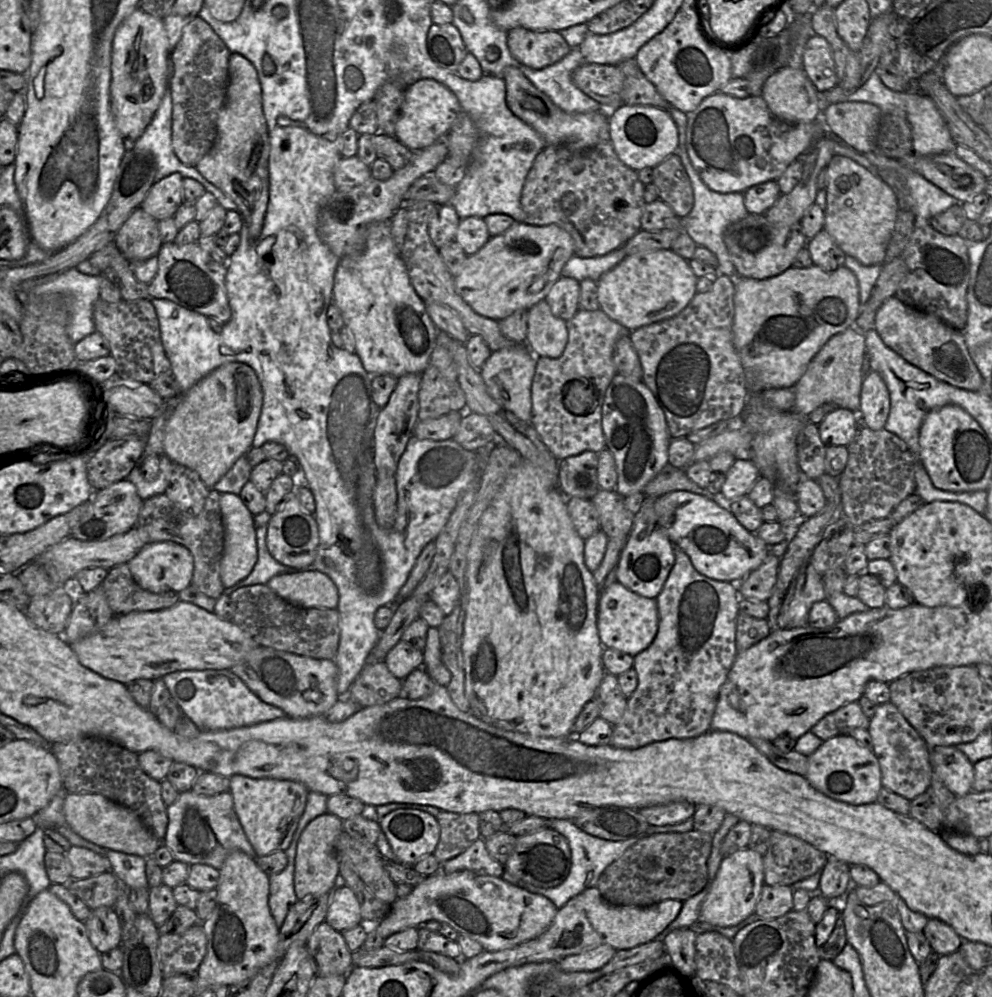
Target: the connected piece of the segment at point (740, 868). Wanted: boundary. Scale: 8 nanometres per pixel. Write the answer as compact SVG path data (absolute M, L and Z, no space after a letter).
M749 847L723 858L710 890L700 907L699 920L720 927L737 925L750 914L764 885L763 856Z

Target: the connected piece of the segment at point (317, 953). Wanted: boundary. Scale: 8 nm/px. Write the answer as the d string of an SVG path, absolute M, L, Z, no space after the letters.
M326 921L315 928L307 947L316 965L316 976L347 975L354 967L342 933Z

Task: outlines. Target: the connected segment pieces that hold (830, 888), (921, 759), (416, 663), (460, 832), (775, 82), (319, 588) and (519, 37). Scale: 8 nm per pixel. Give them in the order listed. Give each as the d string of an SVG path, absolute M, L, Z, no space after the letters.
M829 858L821 870L818 893L826 899L838 898L851 886L850 865L835 858Z
M891 701L877 705L867 730L872 738L872 751L880 764L882 787L909 801L923 794L930 786L933 774L930 751L925 740L897 707Z
M401 640L385 658L385 664L390 672L400 680L404 680L411 672L422 667L423 662L423 651Z
M440 811L436 817L440 826L440 840L434 856L441 865L463 853L477 839L481 838L479 814L459 814Z
M786 66L766 80L761 96L777 119L798 124L818 119L818 92L802 68Z
M319 571L279 574L272 577L266 585L287 602L302 608L338 607L337 586Z
M521 27L508 32L507 45L518 62L536 70L557 63L571 50L558 31L532 31Z

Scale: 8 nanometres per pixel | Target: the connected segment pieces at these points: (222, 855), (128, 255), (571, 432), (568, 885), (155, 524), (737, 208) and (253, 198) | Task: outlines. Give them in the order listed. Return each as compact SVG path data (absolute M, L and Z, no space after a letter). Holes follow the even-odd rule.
M192 790L182 792L179 794L178 799L168 806L167 813L168 827L163 844L171 851L176 861L190 866L197 864L208 865L219 870L228 854L234 850L241 850L251 858L257 858L235 812L233 797L229 791L214 796L198 795Z
M141 207L130 214L114 239L116 247L128 261L144 261L158 255L162 246L158 223Z
M580 308L566 325L568 342L564 352L557 358L537 357L531 391L532 425L559 461L585 451L600 453L606 448L602 429L602 407L607 388L617 374L613 362L614 347L621 337L631 333L610 319L601 309L586 311ZM573 380L588 380L597 390L595 409L587 415L575 415L569 412L564 404L564 387Z
M548 819L548 827L554 829L563 835L570 847L571 851L571 868L567 878L558 886L553 888L541 888L532 884L526 883L509 872L504 870L502 878L508 883L527 890L529 892L535 892L535 894L541 895L549 899L559 909L564 907L568 901L576 897L584 890L588 888L596 887L598 879L603 871L615 860L620 858L626 850L632 847L642 837L633 837L624 841L609 841L592 836L588 833L583 833L577 829L577 825L572 820L566 819Z
M209 490L205 506L195 517L181 511L166 494L155 495L142 502L136 528L147 534L148 543L171 541L186 547L194 559L192 584L200 593L218 599L225 590L220 577L220 565L224 553L224 526L218 491Z
M674 107L668 110L671 118L675 122L678 130L678 145L674 153L679 156L691 181L694 195L693 207L689 214L682 219L683 231L686 232L698 246L703 246L713 252L718 260L717 270L719 274L736 276L735 267L730 259L726 245L724 243L724 232L727 227L745 218L749 212L744 205L744 196L742 192L720 193L710 189L701 179L698 172L692 165L686 148L686 127L687 114Z
M231 52L228 71L226 101L218 113L215 143L195 167L237 205L248 225L251 239L256 240L261 233L269 201L270 144L262 90L255 67L243 55Z

